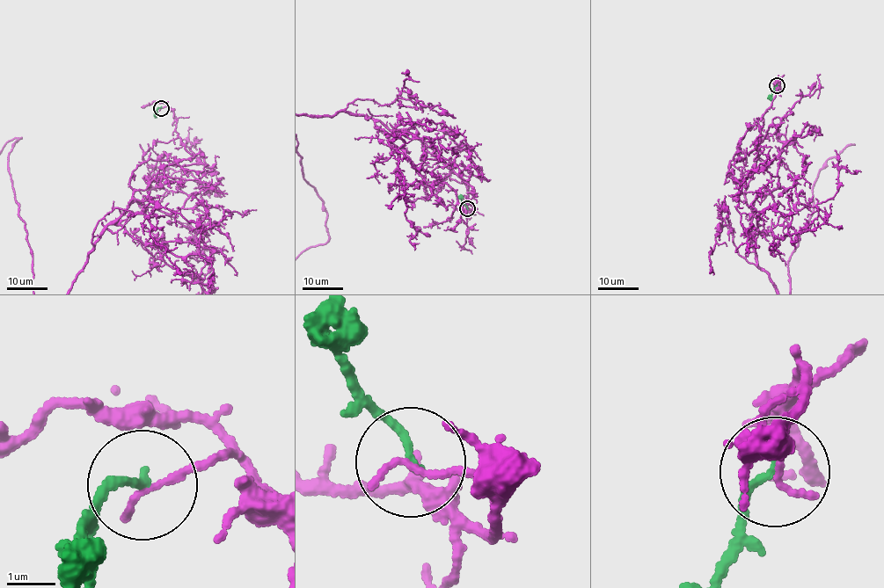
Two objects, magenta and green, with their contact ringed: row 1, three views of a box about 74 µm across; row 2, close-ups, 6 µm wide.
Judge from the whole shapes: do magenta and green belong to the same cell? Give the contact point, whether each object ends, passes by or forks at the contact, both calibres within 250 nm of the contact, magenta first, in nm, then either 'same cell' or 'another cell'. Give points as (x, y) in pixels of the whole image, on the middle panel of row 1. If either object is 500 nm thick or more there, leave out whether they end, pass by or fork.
place (467, 208); magenta ends; green ends; calibres 150 and 160 nm; another cell

